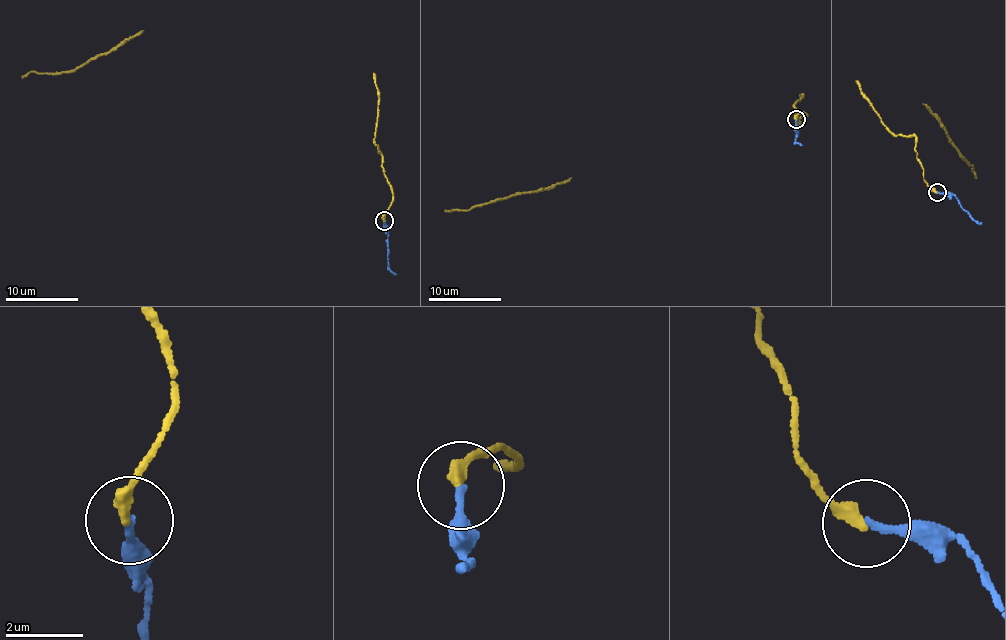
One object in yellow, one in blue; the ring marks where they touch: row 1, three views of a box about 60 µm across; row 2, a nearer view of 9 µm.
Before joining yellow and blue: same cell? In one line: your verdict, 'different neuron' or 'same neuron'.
same neuron

